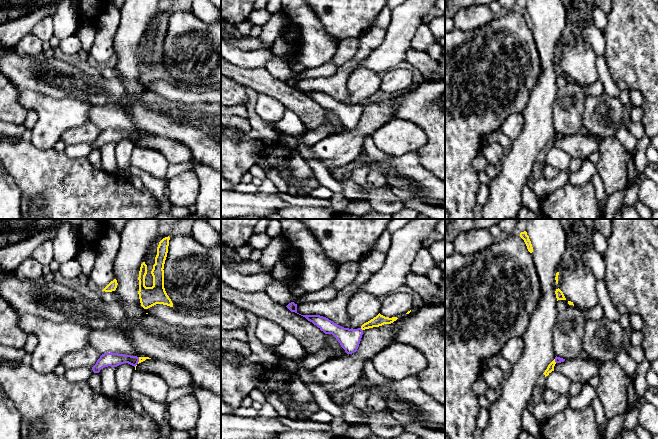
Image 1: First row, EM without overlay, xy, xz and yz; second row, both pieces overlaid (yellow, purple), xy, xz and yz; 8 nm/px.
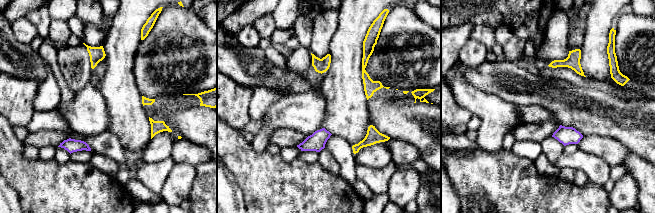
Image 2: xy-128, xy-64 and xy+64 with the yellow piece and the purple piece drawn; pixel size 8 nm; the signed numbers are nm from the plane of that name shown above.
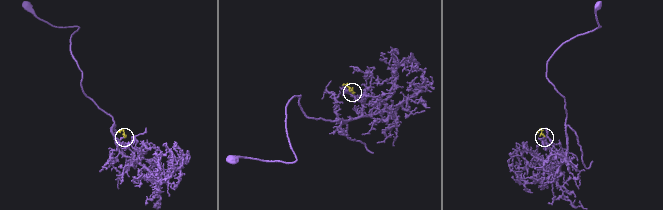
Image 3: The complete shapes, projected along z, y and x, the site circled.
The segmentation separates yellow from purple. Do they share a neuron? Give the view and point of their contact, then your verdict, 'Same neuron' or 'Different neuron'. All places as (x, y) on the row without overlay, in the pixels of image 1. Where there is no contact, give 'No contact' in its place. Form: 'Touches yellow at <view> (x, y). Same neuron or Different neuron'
Touches yellow at xy (138, 138). Different neuron

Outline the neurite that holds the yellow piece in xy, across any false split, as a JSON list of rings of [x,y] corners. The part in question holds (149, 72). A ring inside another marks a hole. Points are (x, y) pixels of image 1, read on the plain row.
[[[170,13],[163,14],[157,23],[157,31],[155,33],[155,40],[151,50],[153,52],[153,62],[145,62],[145,52],[147,50],[147,41],[145,38],[141,40],[139,47],[139,75],[141,82],[148,85],[156,80],[163,80],[173,83],[173,79],[167,71],[164,64],[164,40],[168,29]]]

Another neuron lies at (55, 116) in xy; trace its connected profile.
[[[18,90],[21,104],[38,115],[30,142],[39,149],[53,149],[66,130],[90,123],[89,112],[95,105],[87,100],[56,99],[35,91]]]

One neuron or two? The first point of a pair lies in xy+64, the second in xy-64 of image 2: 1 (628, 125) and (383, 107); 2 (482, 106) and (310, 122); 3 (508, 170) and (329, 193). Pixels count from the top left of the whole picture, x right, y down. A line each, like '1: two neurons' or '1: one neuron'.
1: one neuron
2: one neuron
3: one neuron

